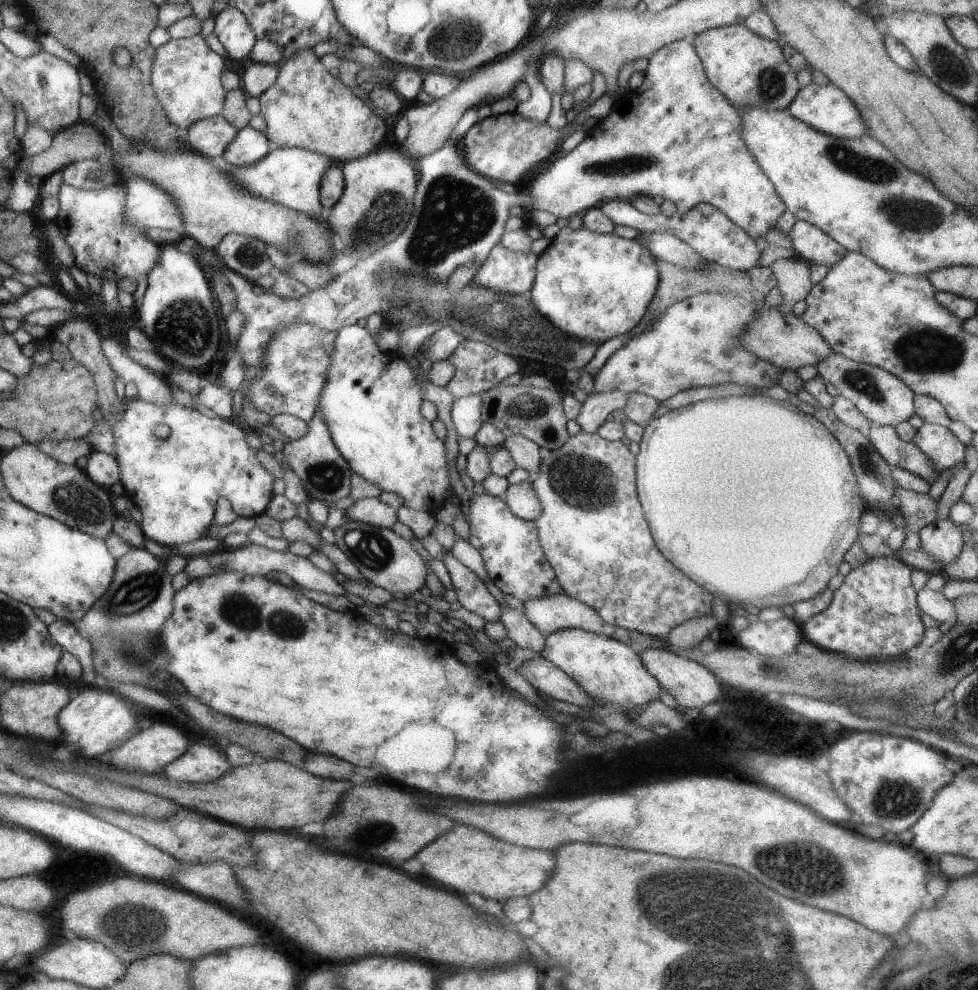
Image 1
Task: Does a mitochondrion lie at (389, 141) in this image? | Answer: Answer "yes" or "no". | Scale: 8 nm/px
no

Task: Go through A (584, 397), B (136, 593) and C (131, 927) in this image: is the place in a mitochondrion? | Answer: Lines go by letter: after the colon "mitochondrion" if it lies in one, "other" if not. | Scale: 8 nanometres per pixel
A: other
B: mitochondrion
C: mitochondrion

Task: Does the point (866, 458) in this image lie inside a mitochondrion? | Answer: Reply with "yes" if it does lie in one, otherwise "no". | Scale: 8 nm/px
yes

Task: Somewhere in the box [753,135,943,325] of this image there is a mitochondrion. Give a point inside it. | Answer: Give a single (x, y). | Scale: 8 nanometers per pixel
(875, 170)

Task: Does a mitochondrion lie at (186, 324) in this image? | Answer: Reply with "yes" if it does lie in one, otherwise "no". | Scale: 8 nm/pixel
yes

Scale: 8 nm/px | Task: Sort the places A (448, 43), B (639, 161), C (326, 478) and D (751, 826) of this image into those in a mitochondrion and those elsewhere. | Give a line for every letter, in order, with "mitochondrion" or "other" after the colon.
A: mitochondrion
B: mitochondrion
C: mitochondrion
D: other

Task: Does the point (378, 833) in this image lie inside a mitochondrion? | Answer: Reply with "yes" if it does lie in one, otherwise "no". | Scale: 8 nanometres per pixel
yes

